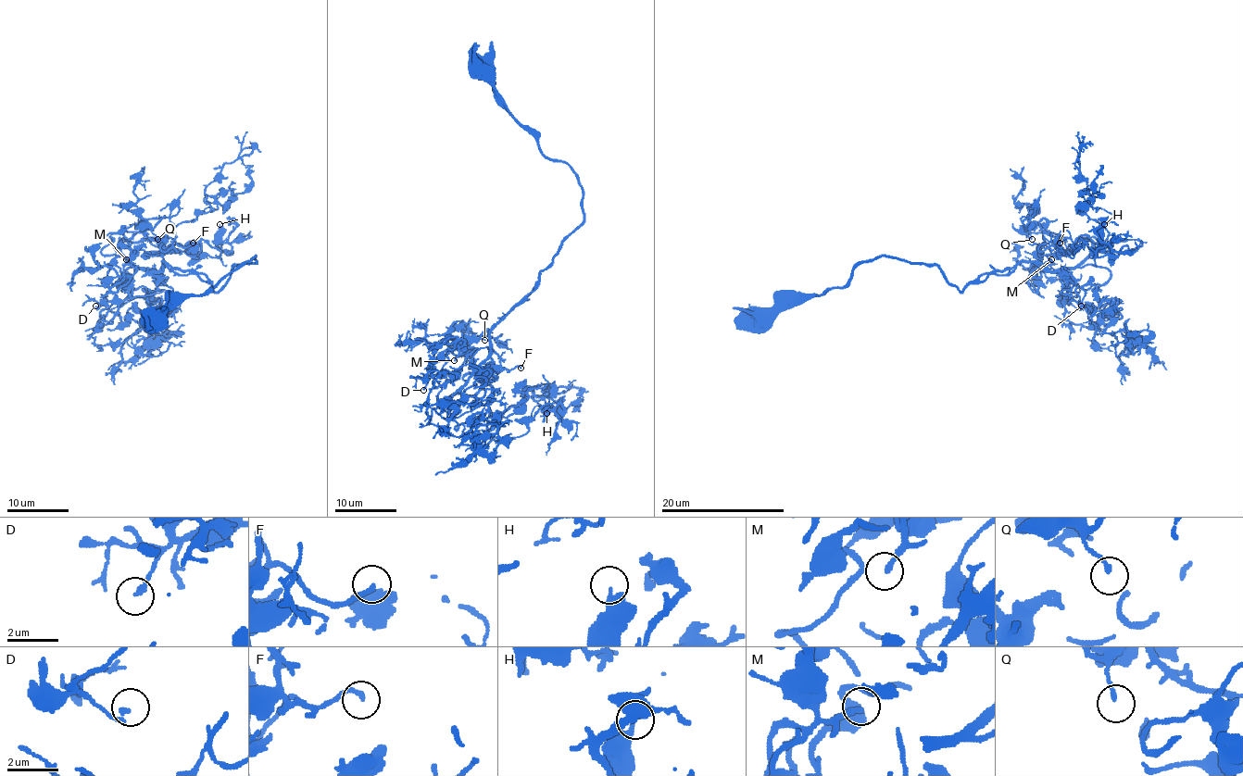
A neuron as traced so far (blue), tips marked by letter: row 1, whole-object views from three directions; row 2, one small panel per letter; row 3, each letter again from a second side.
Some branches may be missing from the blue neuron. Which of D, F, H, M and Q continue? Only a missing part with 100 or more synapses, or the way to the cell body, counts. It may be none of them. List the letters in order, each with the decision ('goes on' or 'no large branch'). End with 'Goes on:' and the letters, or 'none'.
D: no large branch
F: goes on
H: no large branch
M: no large branch
Q: no large branch
Goes on: F

